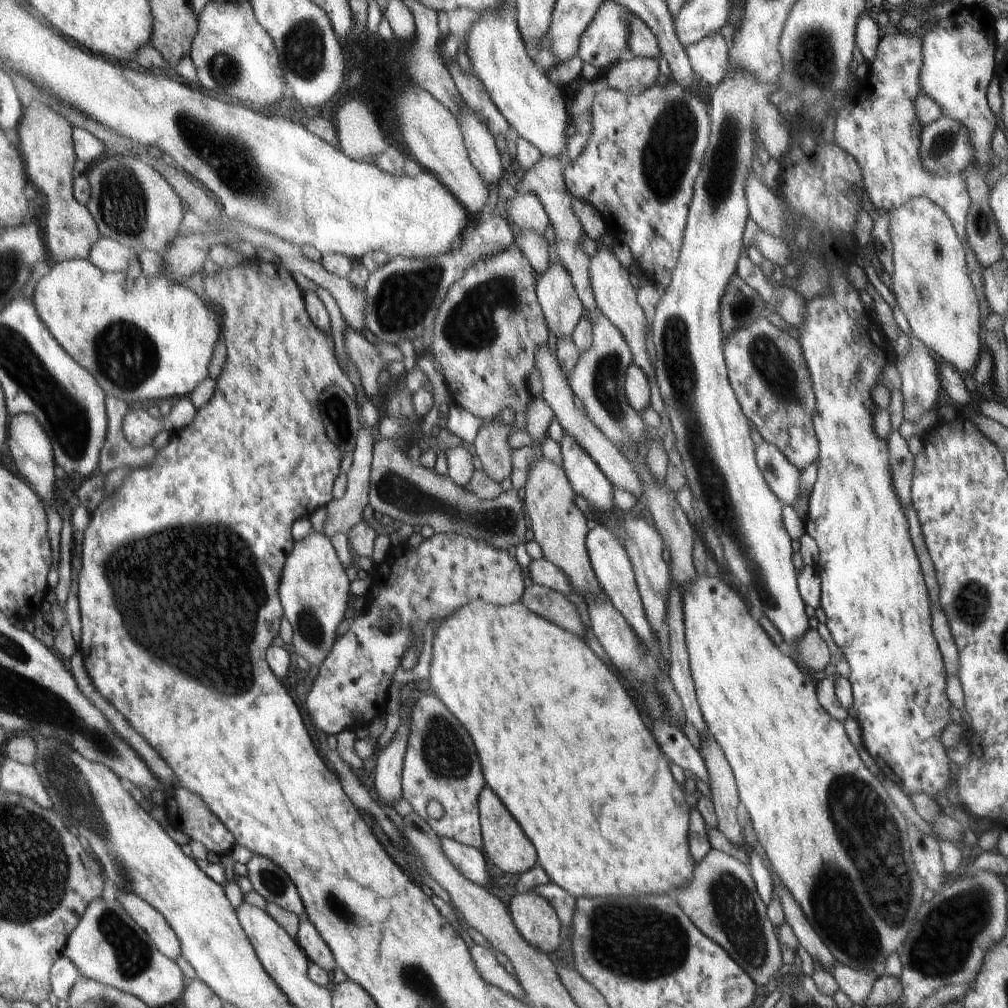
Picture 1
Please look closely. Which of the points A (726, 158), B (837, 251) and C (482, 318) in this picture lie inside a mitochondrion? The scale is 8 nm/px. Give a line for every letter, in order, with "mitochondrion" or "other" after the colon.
A: mitochondrion
B: other
C: mitochondrion

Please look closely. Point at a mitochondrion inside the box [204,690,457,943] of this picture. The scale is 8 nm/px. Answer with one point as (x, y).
(333, 903)

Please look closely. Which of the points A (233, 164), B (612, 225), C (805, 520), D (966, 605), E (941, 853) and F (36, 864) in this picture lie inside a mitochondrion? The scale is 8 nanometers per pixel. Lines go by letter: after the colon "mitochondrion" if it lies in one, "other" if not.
A: mitochondrion
B: other
C: other
D: mitochondrion
E: other
F: mitochondrion

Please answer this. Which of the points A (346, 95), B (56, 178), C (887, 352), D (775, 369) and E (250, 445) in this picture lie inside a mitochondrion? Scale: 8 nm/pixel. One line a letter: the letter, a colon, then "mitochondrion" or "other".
A: other
B: other
C: other
D: mitochondrion
E: other

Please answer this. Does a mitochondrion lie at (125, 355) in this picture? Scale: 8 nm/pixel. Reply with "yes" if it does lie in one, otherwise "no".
yes

